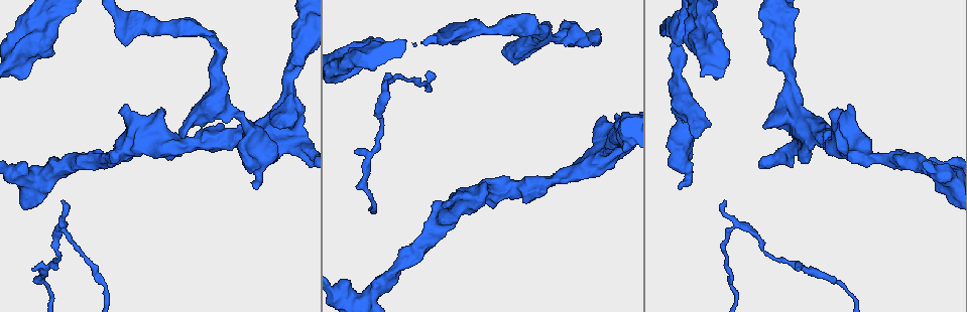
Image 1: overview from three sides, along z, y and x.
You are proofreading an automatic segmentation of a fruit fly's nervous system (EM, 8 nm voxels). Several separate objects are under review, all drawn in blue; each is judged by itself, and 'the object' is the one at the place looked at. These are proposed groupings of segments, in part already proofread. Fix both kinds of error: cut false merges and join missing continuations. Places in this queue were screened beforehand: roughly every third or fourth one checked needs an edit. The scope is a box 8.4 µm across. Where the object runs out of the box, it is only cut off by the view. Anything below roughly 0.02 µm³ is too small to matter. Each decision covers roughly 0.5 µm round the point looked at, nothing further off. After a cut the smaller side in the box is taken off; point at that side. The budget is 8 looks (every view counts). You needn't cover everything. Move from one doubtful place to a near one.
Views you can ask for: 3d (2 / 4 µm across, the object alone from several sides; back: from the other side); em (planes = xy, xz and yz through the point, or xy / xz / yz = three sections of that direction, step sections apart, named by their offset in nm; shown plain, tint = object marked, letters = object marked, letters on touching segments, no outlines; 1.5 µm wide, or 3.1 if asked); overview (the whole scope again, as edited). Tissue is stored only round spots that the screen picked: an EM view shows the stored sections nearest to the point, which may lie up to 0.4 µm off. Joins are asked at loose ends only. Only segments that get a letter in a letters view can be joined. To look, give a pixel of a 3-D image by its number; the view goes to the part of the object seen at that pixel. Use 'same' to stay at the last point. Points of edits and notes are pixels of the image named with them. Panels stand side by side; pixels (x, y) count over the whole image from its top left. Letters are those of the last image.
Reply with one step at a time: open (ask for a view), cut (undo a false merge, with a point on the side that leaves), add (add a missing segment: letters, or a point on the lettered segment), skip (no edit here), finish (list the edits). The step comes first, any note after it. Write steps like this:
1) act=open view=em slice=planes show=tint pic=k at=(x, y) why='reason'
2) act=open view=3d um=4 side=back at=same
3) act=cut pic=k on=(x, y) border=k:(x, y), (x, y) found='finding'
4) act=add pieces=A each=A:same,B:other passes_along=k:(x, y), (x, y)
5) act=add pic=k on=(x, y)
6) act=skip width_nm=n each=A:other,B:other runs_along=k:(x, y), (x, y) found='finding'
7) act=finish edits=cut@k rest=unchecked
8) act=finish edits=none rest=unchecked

act=open view=em slice=planes show=tint pic=1 at=(502, 49) why='an open end'

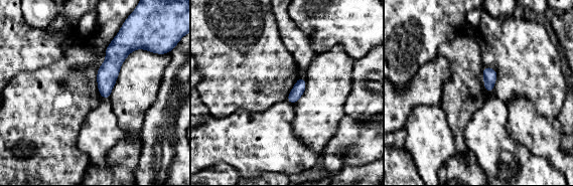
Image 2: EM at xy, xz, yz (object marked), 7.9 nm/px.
act=open view=em slice=planes show=letters at=same why='what lies round it'

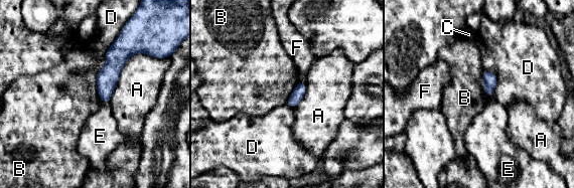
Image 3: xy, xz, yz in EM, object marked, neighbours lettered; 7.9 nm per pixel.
act=skip each=A:other,B:other,C:other,D:other,E:other,F:other border=3:(105, 56), (97, 75), (102, 103) found='none of them fits'

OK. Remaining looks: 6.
act=open view=3d um=2 pic=1 at=(257, 188) why='free end'

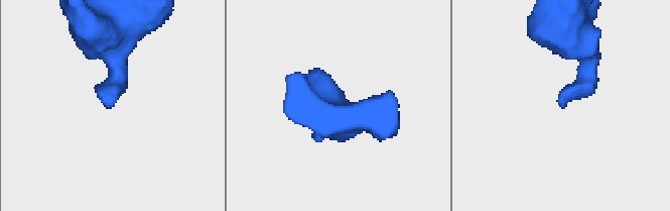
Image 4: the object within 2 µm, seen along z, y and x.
act=open view=em um=3.1 slice=yz step=16 show=letters pic=4 at=(559, 105) why='need the tissue'

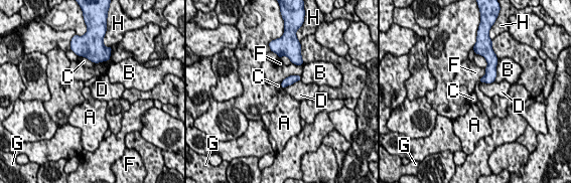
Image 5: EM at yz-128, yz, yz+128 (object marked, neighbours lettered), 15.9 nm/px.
act=open view=em um=3.1 slice=planes show=letters at=same why='another direction'

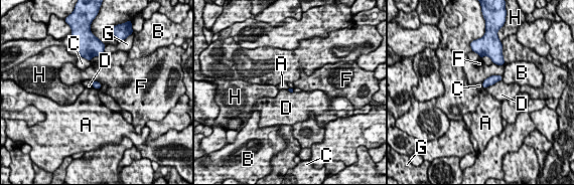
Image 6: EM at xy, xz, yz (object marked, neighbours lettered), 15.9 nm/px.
act=skip each=A:other,B:other,C:other,D:other,F:other,G:other,H:other border=6:(83, 56), (90, 61) found='none of them fits'

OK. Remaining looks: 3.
act=open view=em slice=planes show=letters pic=1 at=(724, 203) why='thin end'

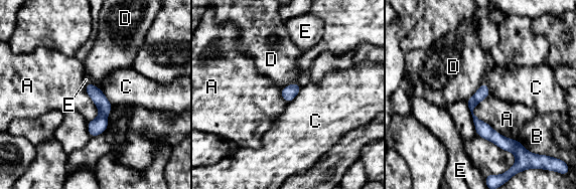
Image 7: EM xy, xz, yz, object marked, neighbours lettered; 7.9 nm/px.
act=add pieces=E longest_contact=A:440nm each=A:other,B:other,C:other,D:other,E:same found='it goes on there'

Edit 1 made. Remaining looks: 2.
act=finish edits=add@7 rest=unchecked

